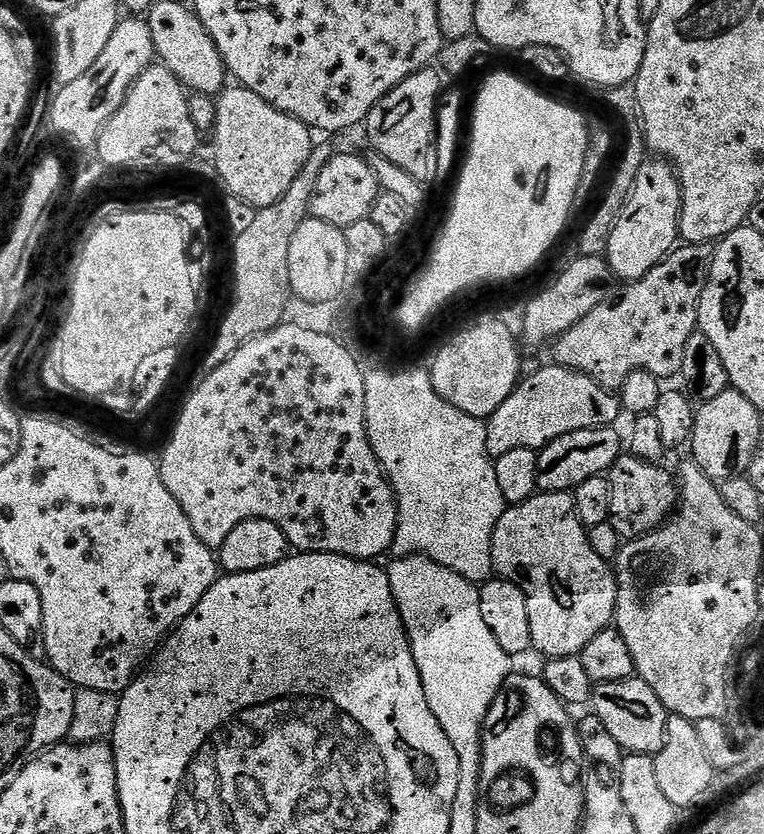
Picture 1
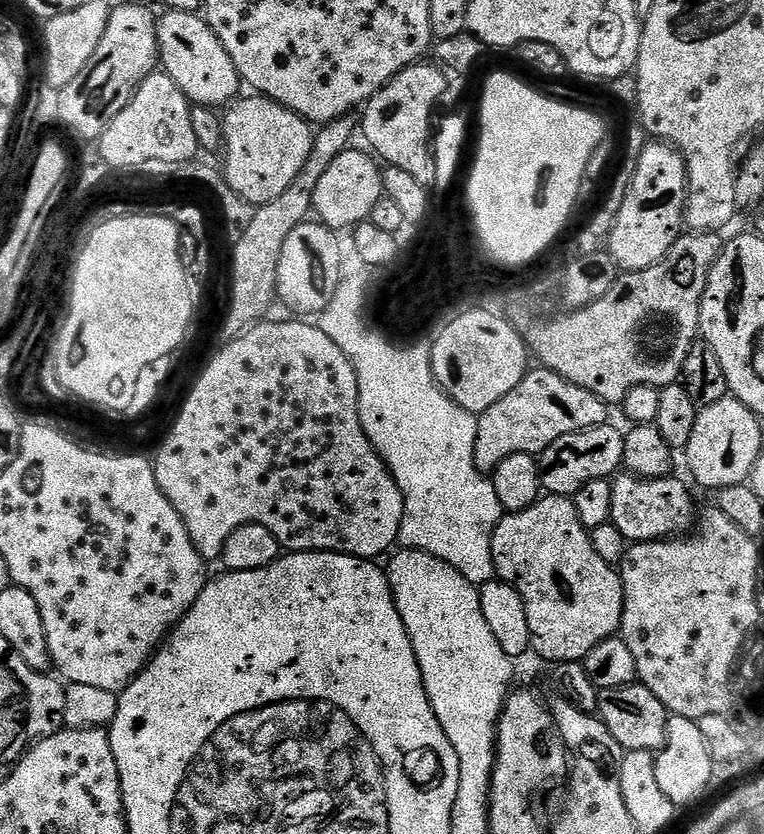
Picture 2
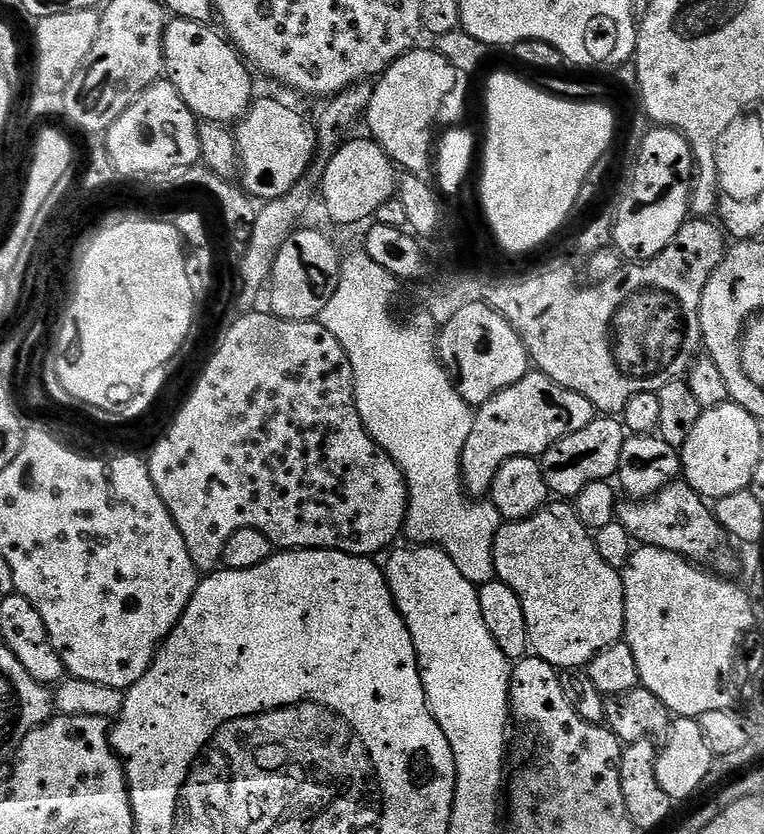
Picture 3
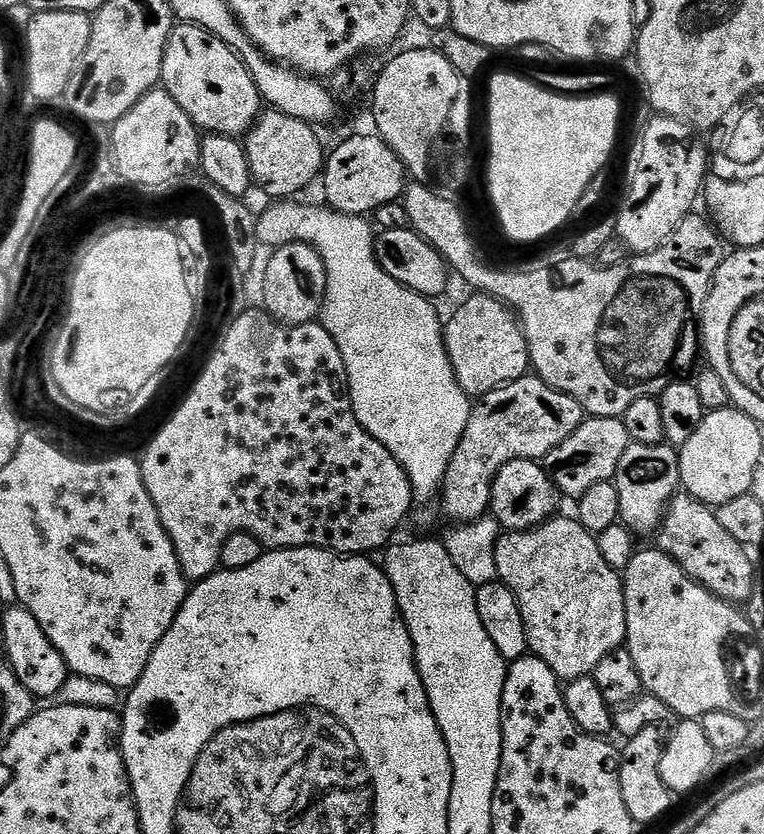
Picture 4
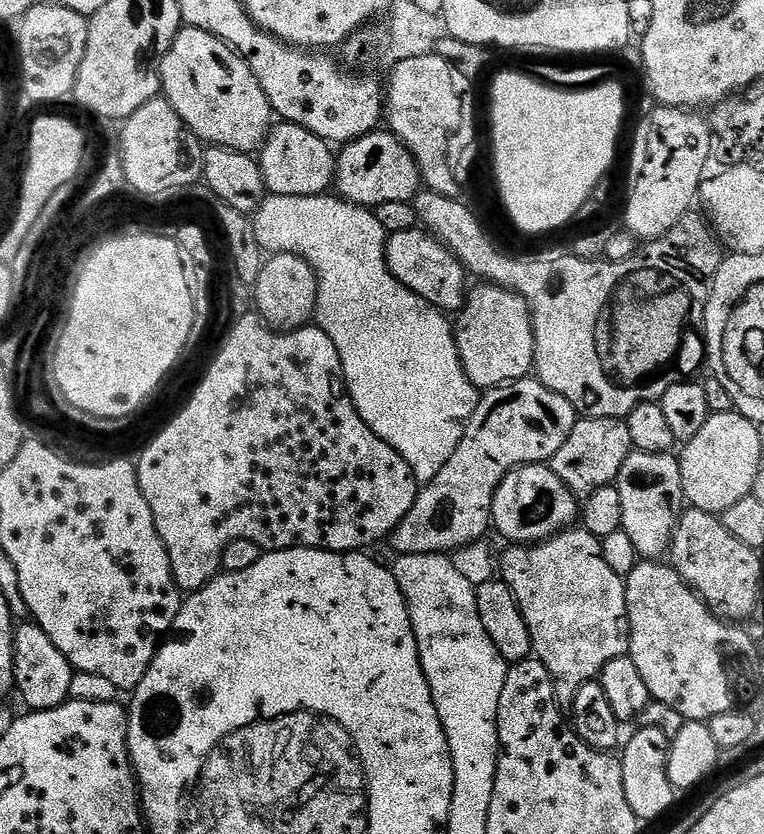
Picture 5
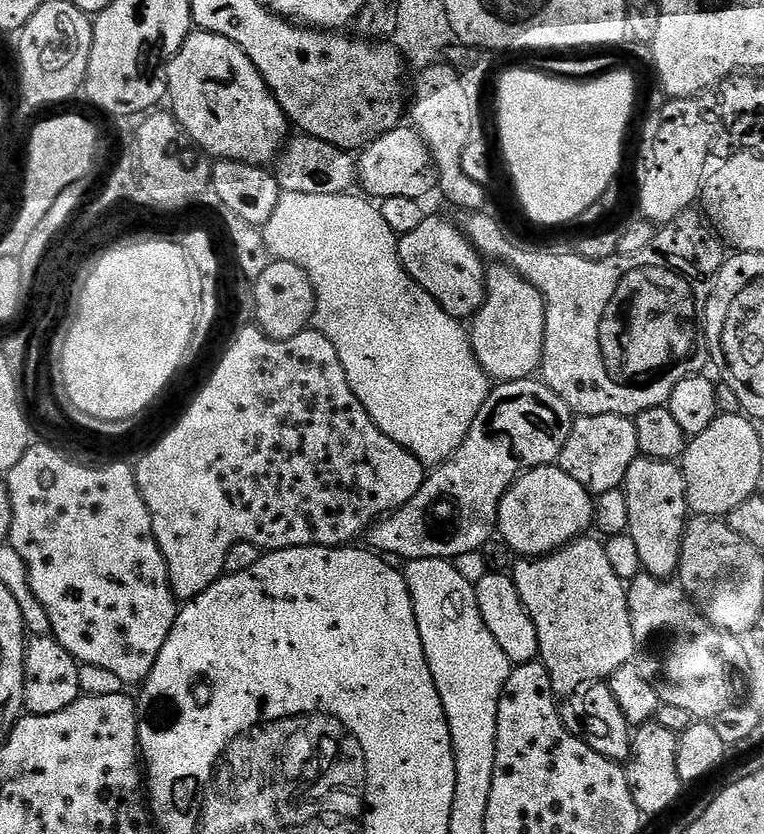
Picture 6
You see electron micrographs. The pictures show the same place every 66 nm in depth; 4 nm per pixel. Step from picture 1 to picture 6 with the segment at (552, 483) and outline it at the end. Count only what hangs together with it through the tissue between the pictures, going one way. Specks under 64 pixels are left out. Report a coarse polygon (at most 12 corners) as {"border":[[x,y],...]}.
{"border":[[582,416],[558,467],[599,494],[637,458],[629,417]]}

